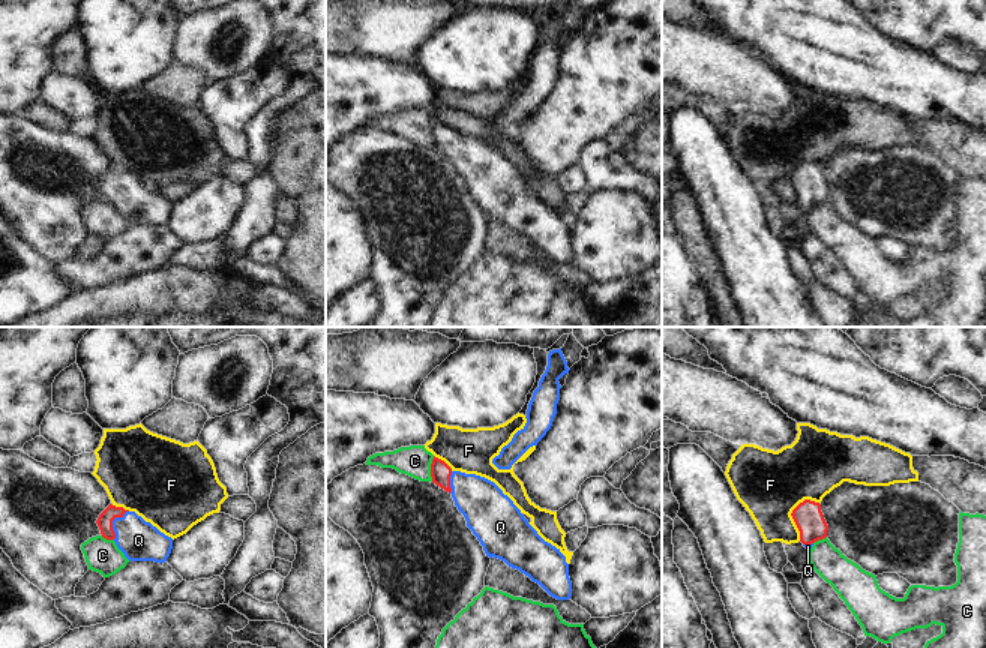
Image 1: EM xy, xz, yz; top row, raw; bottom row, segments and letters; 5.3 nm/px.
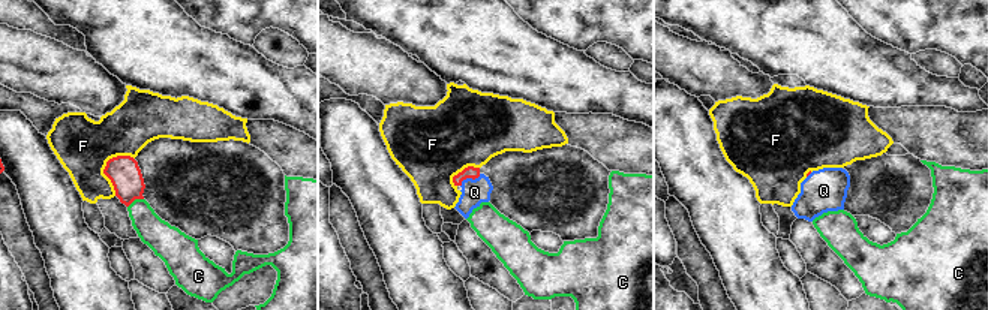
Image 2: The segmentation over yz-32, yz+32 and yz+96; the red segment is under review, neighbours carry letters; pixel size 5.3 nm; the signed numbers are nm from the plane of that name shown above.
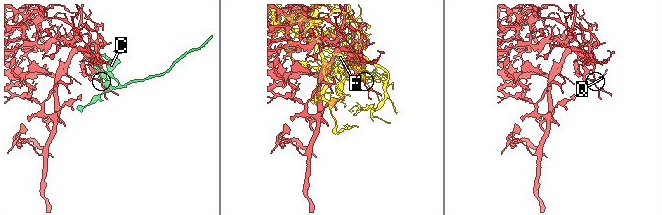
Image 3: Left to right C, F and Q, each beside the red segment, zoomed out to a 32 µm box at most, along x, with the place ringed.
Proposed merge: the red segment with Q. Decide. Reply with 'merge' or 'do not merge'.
merge

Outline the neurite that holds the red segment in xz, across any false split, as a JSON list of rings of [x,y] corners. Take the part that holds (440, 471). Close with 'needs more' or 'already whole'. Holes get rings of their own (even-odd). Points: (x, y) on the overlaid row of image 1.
[[[435,456],[431,464],[431,477],[432,483],[452,495],[486,556],[498,558],[519,570],[551,597],[570,598],[572,582],[566,556],[537,534],[494,482],[453,471]]] | needs more

